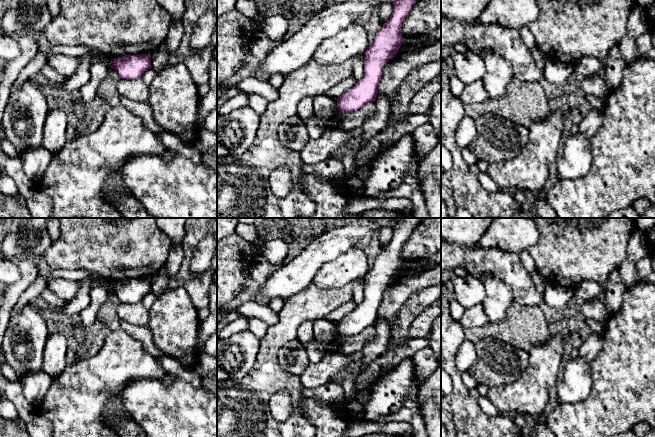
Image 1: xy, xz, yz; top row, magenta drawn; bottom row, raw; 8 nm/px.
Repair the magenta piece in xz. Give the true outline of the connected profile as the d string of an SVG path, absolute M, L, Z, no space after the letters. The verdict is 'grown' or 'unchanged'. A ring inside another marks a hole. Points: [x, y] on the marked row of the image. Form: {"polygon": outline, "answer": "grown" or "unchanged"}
{"polygon": "M395 0L392 3L393 12L390 19L384 23L382 29L376 34L373 42L369 45L364 54L363 77L357 80L357 83L353 88L337 98L337 108L340 114L359 110L367 103L375 102L375 98L378 94L377 88L382 78L383 68L386 63L399 52L399 48L405 39L400 31L401 25L416 1L417 0Z", "answer": "unchanged"}

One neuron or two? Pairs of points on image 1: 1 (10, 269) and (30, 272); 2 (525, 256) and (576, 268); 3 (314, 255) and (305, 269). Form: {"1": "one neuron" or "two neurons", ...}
{"1": "two neurons", "2": "two neurons", "3": "one neuron"}

